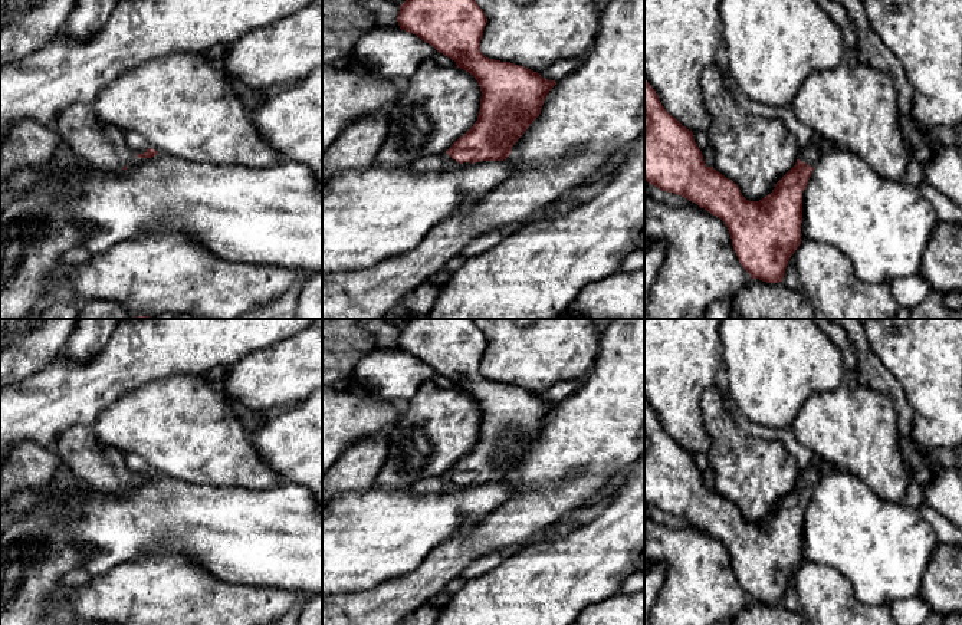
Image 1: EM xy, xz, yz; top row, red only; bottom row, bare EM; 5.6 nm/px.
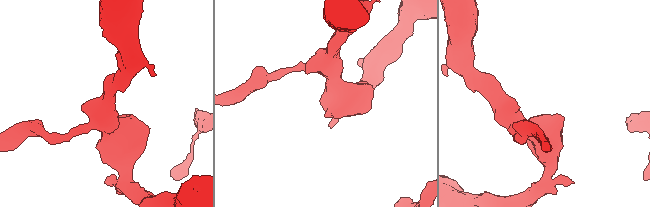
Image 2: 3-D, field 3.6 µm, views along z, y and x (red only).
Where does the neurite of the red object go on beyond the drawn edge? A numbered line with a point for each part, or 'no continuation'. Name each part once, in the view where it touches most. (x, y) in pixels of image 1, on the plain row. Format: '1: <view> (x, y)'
1: xz (436, 484)

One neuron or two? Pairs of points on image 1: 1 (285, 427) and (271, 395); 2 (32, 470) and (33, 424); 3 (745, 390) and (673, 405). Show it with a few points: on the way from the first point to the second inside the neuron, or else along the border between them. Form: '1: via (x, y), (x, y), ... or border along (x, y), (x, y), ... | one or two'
1: border along (307, 398), (279, 410) | two
2: border along (15, 446), (23, 441), (33, 441), (53, 450) | two
3: border along (721, 344), (724, 377) | two

